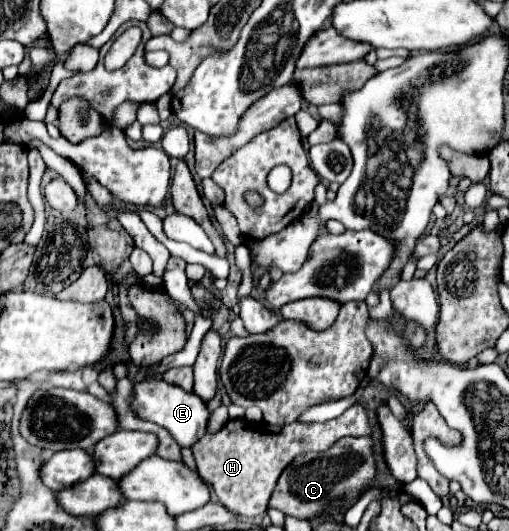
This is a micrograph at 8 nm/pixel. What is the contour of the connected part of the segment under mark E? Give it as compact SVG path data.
M157 378L157 380L145 380L145 382L135 384L133 396L135 396L135 400L133 400L135 412L141 418L167 428L179 446L191 446L201 436L207 434L207 424L209 424L211 412L209 412L205 400L201 400L195 392L185 392L179 386L167 384L165 380Z

